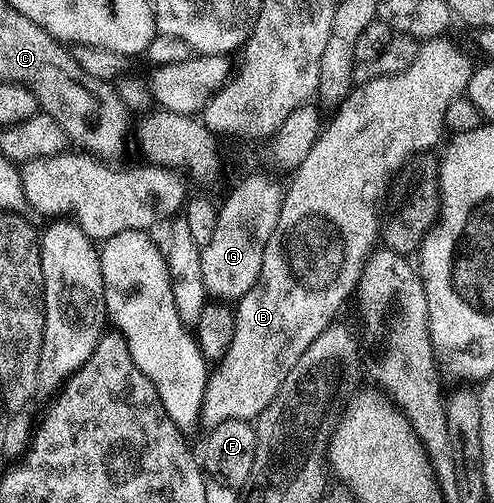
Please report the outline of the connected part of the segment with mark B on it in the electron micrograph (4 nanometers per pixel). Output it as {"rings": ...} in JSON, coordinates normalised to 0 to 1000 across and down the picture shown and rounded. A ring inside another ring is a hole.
{"rings":[[[879,76],[858,82],[846,93],[840,123],[832,123],[832,131],[824,131],[824,139],[816,139],[808,147],[763,151],[755,159],[725,165],[706,185],[706,193],[672,225],[674,241],[666,249],[660,245],[648,256],[648,268],[609,326],[589,342],[583,352],[587,354],[585,374],[581,366],[569,392],[565,441],[557,441],[557,457],[532,497],[532,529],[524,537],[524,553],[516,561],[516,569],[508,569],[508,577],[500,577],[500,584],[492,584],[486,596],[478,598],[472,622],[476,656],[468,664],[468,688],[460,688],[460,704],[451,704],[451,712],[437,718],[433,732],[439,734],[425,748],[421,742],[411,763],[403,835],[405,841],[407,837],[415,841],[417,853],[427,853],[443,839],[460,839],[462,835],[518,837],[528,817],[557,791],[565,767],[573,767],[577,744],[589,736],[589,728],[597,728],[597,720],[605,720],[613,696],[621,696],[621,688],[630,688],[630,680],[638,680],[638,672],[646,672],[646,664],[662,658],[680,638],[674,634],[680,632],[682,618],[696,604],[698,592],[713,586],[715,575],[721,571],[721,557],[729,549],[729,533],[737,525],[739,509],[747,505],[767,477],[767,421],[765,416],[763,421],[755,416],[755,404],[761,402],[763,390],[777,392],[781,388],[783,368],[789,364],[791,352],[810,342],[838,306],[866,304],[877,298],[868,294],[881,292],[885,284],[889,284],[887,288],[895,284],[893,270],[897,272],[901,262],[905,211],[913,211],[913,203],[923,191],[939,185],[941,171],[957,145],[960,121],[953,123],[941,113],[939,99],[921,82],[905,78],[909,76]]]}

